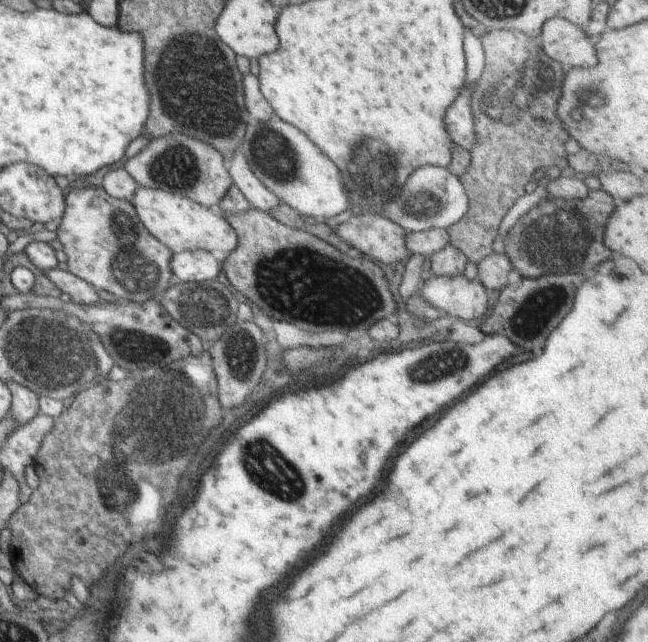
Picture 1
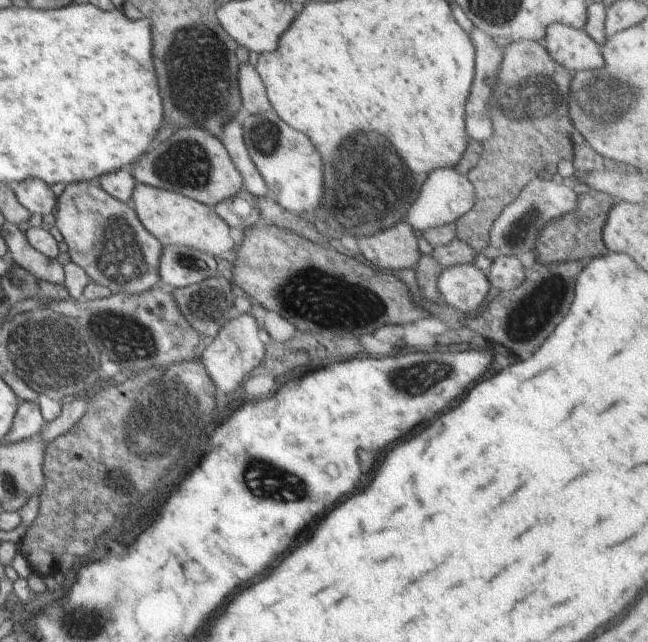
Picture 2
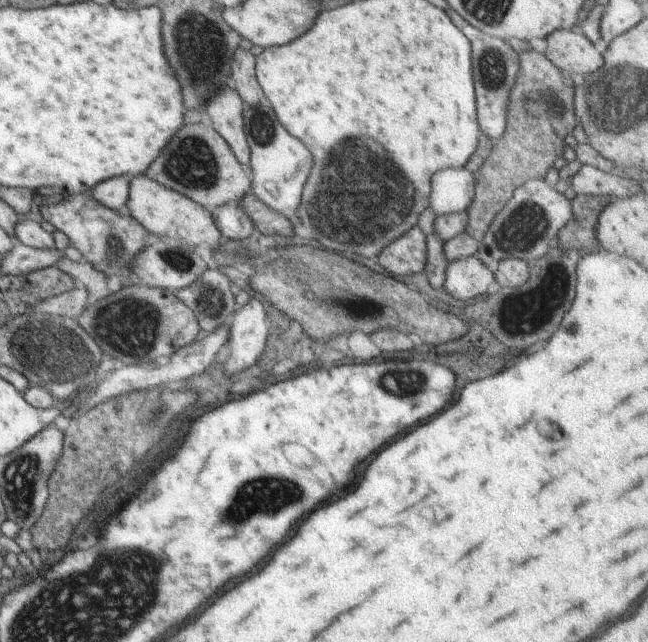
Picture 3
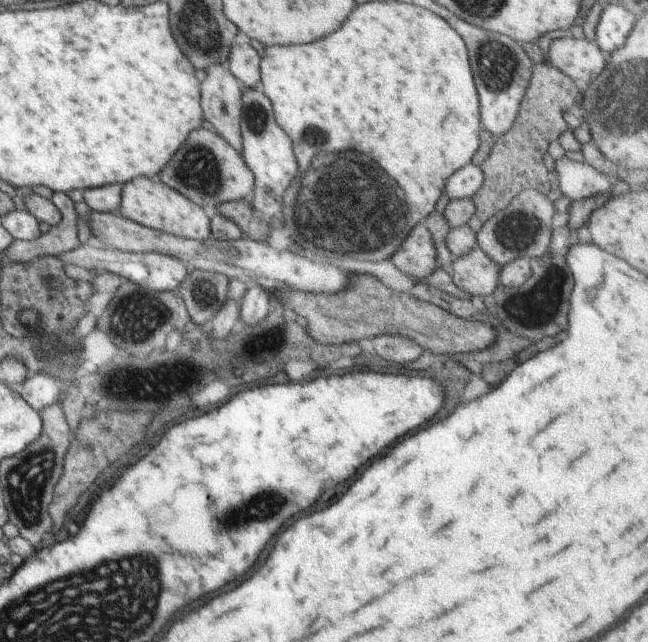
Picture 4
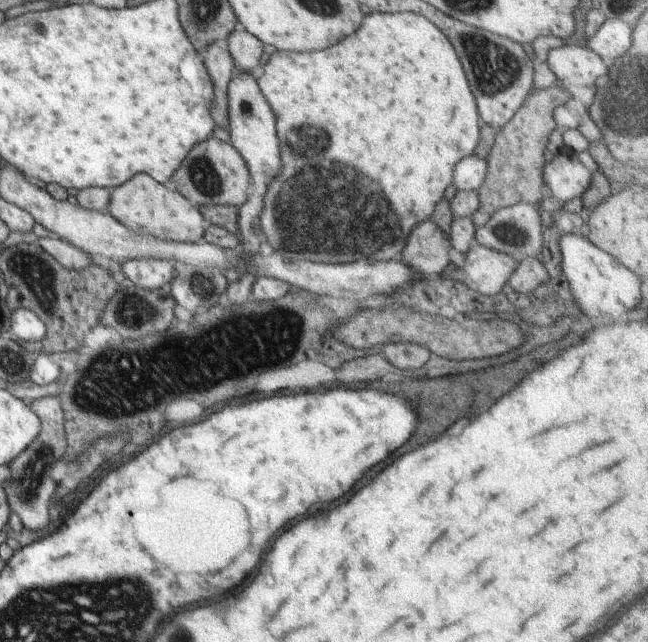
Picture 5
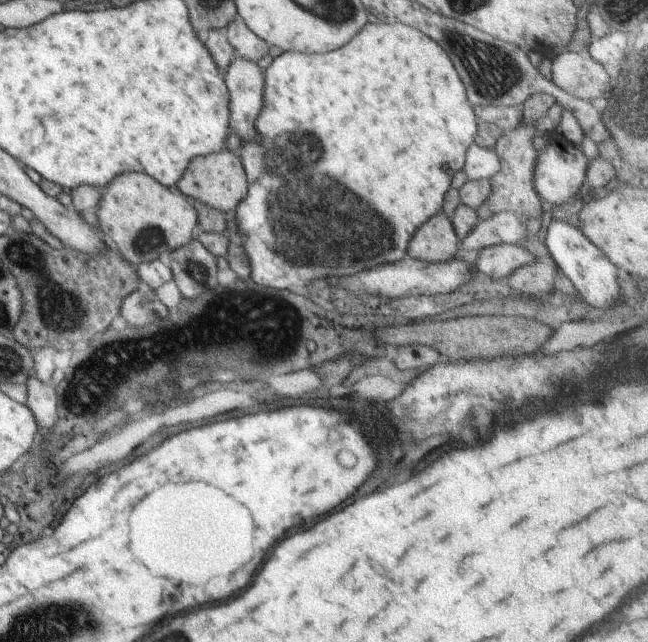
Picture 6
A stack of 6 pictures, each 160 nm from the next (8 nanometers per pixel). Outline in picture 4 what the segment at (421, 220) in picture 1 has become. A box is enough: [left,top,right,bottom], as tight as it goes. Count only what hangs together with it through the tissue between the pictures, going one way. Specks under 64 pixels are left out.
[445,164,484,199]

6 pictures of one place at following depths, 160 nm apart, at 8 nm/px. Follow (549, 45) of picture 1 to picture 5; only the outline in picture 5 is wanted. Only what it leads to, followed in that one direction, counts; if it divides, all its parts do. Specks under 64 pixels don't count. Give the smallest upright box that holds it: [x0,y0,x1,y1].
[548,44,610,86]

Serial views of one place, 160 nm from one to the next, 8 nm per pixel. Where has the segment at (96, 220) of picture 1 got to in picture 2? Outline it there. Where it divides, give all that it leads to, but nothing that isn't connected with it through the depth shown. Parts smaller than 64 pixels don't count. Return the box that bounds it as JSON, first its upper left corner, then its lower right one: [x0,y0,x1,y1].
[55,180,163,294]

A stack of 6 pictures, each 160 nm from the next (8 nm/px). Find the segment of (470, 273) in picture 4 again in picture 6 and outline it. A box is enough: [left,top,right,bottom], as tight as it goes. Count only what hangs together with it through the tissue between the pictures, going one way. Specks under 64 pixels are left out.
[474,243,536,280]

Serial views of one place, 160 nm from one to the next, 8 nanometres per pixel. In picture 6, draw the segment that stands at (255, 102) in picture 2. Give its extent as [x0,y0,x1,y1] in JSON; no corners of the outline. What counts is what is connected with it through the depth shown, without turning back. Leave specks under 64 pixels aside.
[226,14,270,62]

